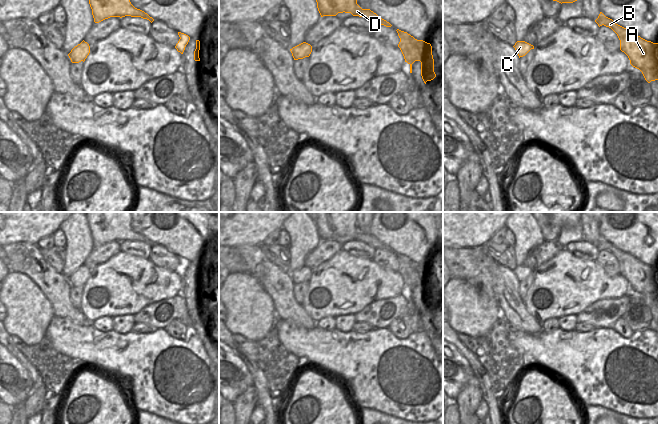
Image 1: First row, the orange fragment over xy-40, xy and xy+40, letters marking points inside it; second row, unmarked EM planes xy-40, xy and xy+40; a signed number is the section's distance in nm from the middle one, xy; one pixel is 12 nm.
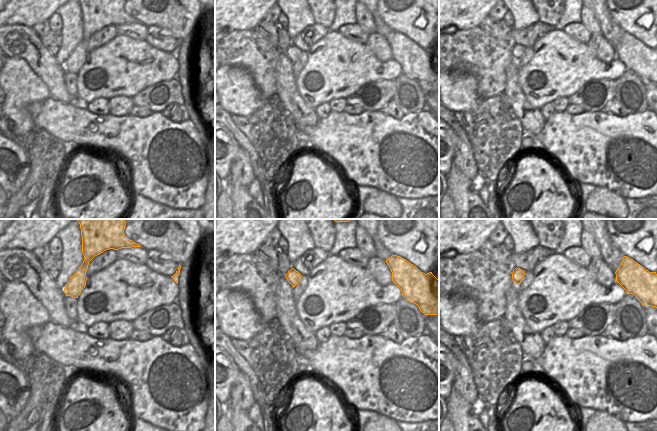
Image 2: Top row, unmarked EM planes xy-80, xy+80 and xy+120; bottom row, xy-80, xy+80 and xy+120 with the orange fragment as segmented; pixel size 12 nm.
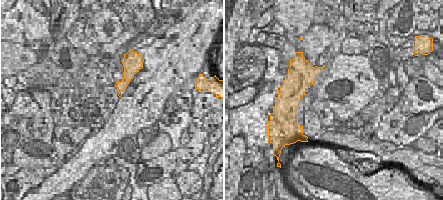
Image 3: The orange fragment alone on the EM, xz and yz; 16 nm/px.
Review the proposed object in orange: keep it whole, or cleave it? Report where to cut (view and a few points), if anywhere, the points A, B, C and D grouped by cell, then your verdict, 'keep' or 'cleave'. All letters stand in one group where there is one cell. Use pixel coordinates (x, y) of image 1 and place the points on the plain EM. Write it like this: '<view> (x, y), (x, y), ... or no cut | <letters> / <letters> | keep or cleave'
no cut | A B C D | keep

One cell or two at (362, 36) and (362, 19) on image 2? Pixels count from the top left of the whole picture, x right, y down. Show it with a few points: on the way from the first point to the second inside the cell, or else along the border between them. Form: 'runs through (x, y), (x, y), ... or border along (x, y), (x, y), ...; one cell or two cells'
border along (357, 22), (368, 34); two cells

